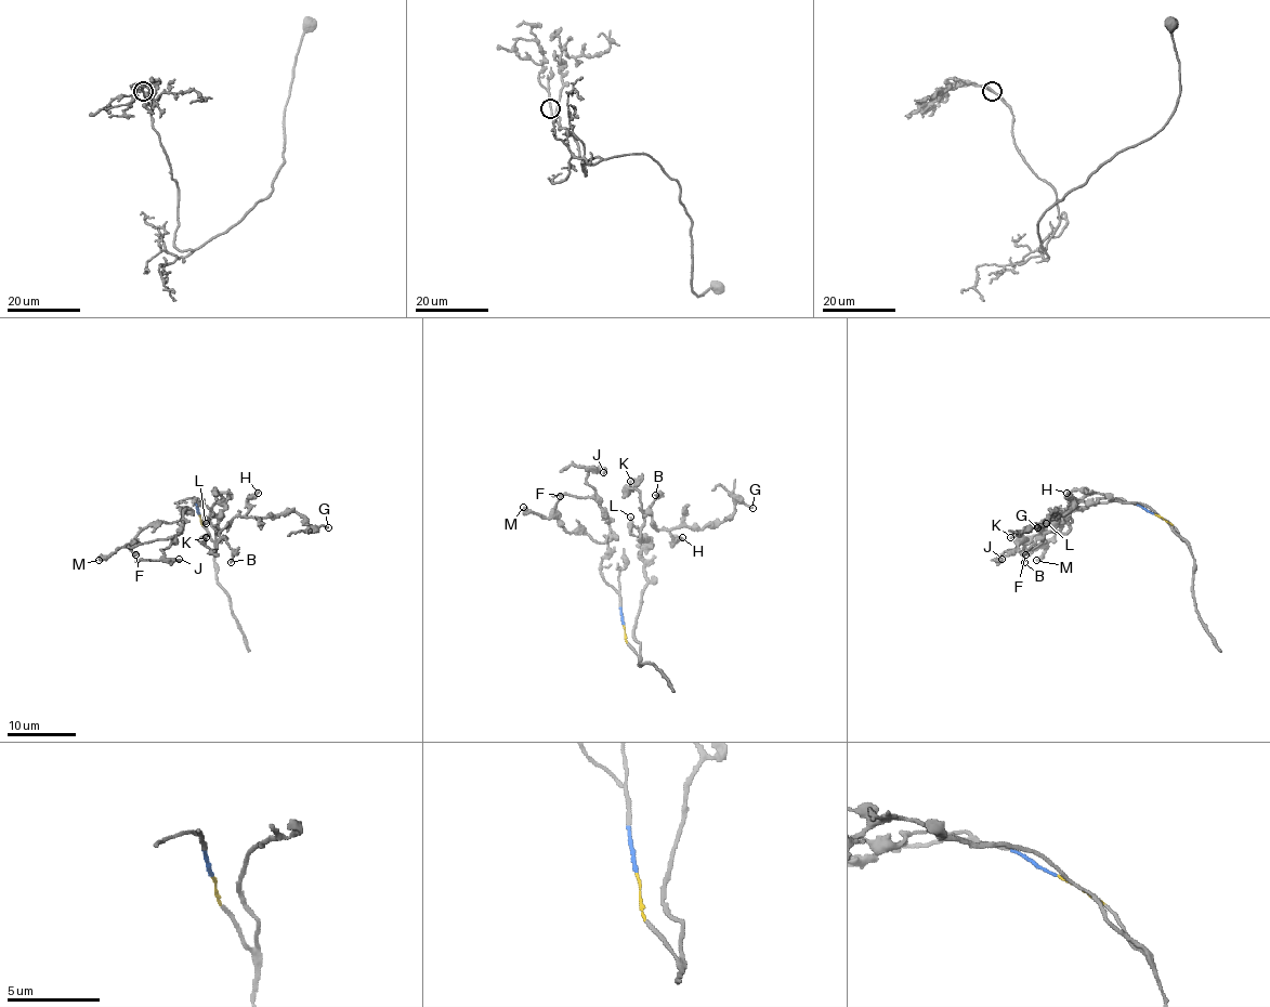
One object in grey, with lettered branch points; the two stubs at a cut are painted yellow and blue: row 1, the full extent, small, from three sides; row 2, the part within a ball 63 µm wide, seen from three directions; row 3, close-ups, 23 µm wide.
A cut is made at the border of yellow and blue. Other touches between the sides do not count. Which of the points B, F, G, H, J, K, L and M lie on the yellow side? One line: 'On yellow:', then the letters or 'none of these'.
On yellow: B, G, H, K, L

